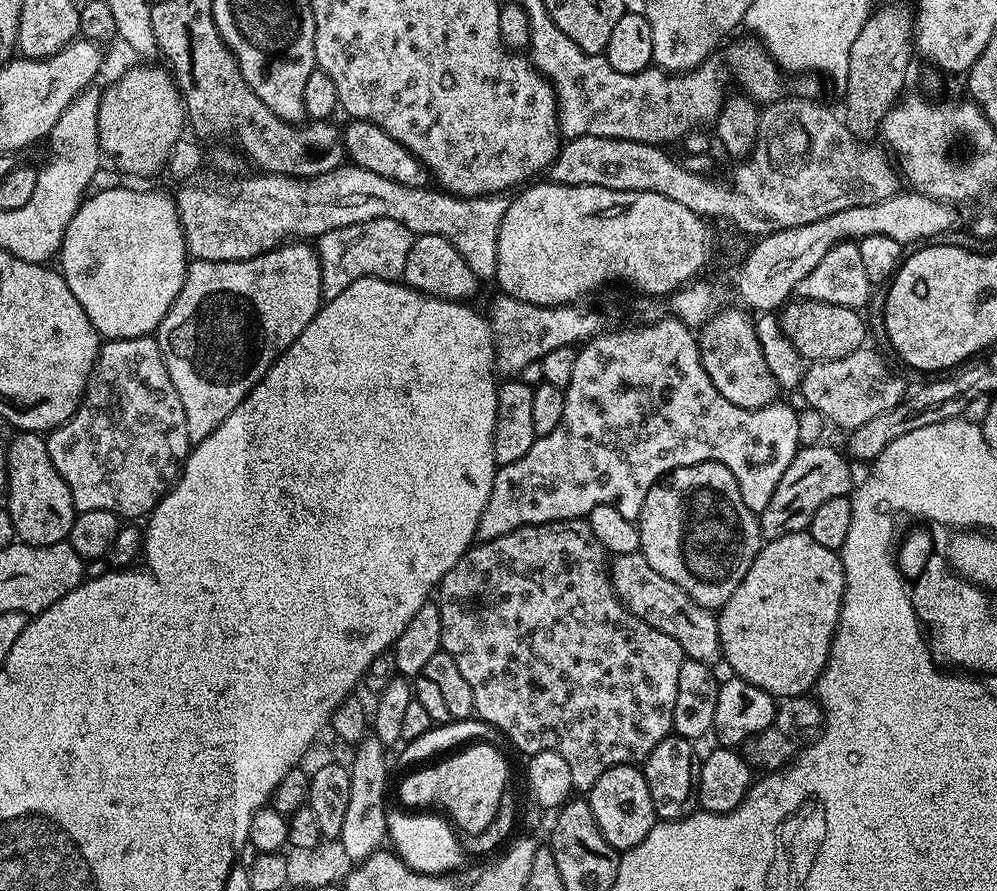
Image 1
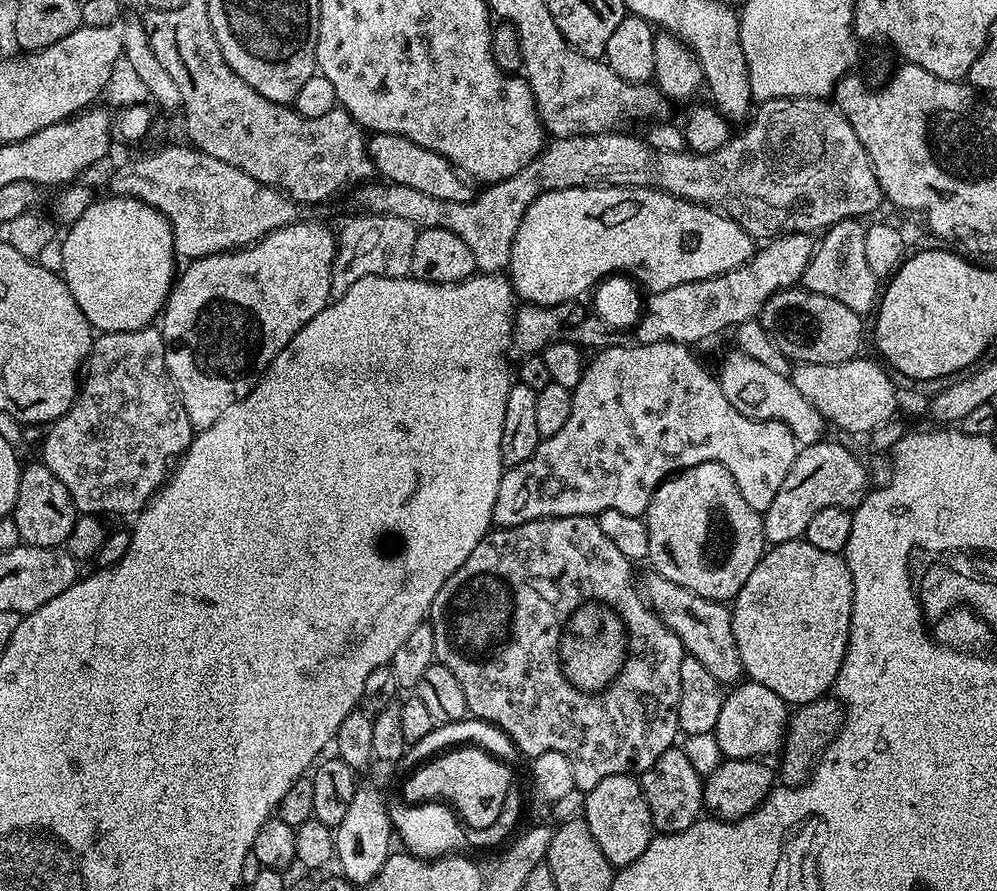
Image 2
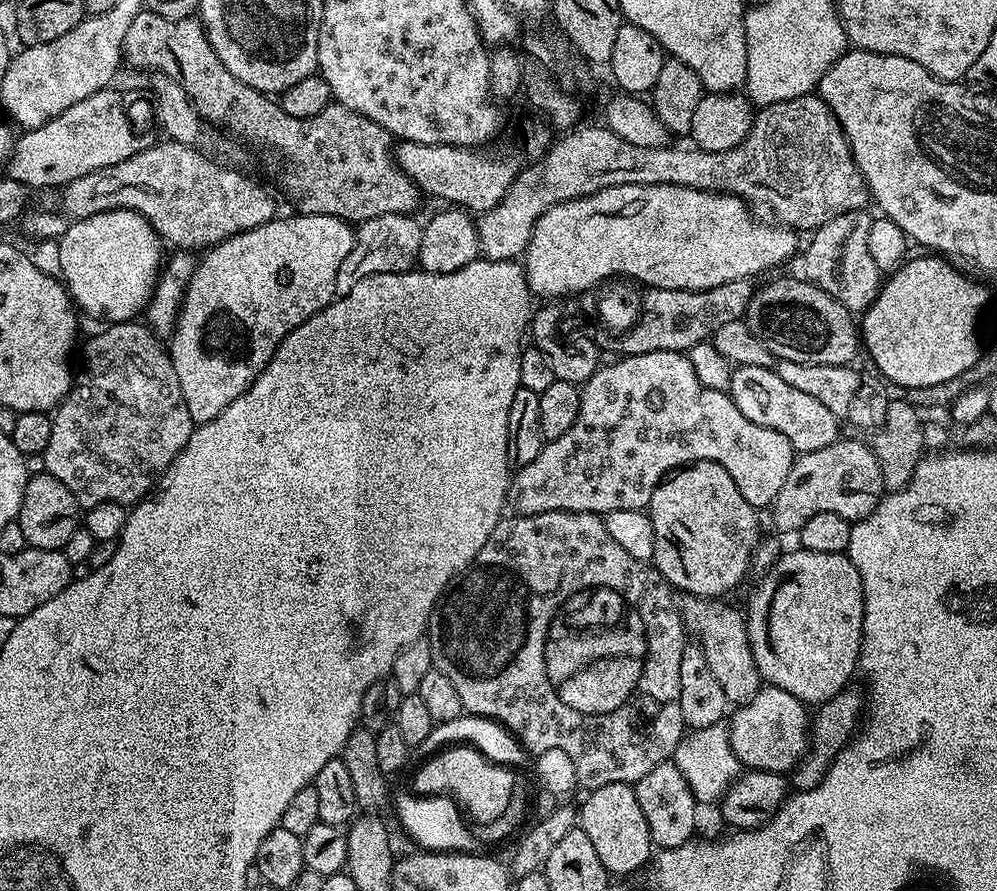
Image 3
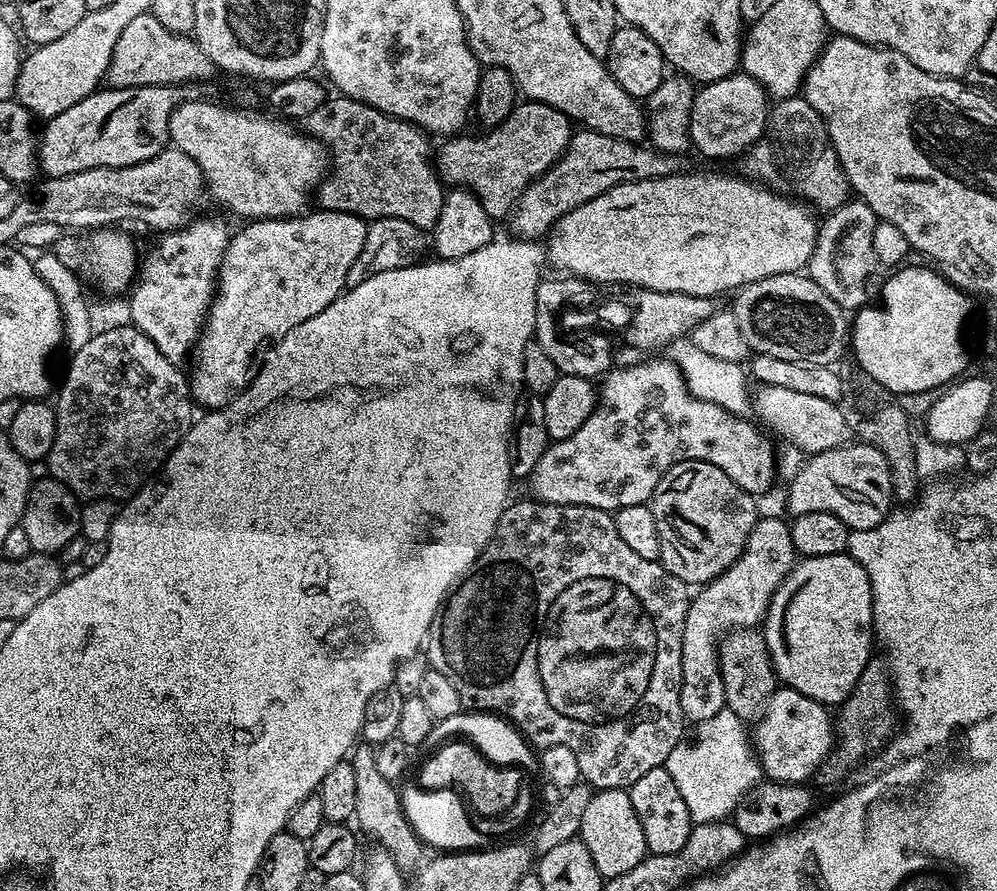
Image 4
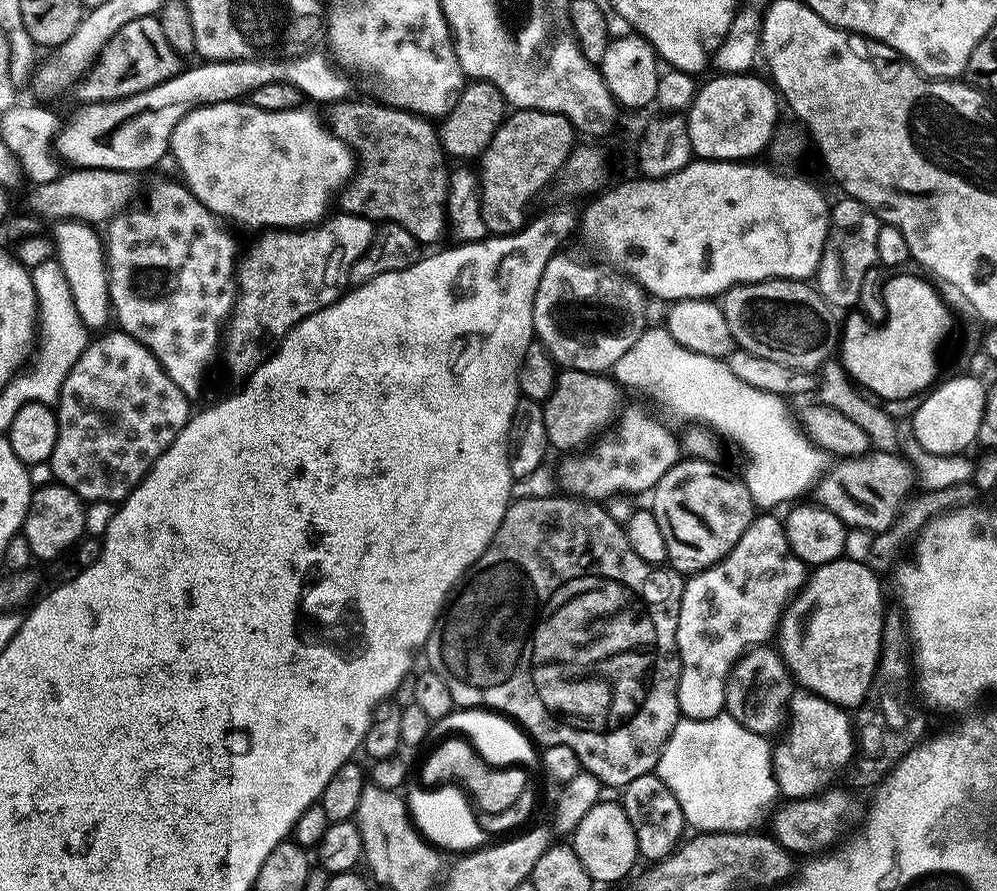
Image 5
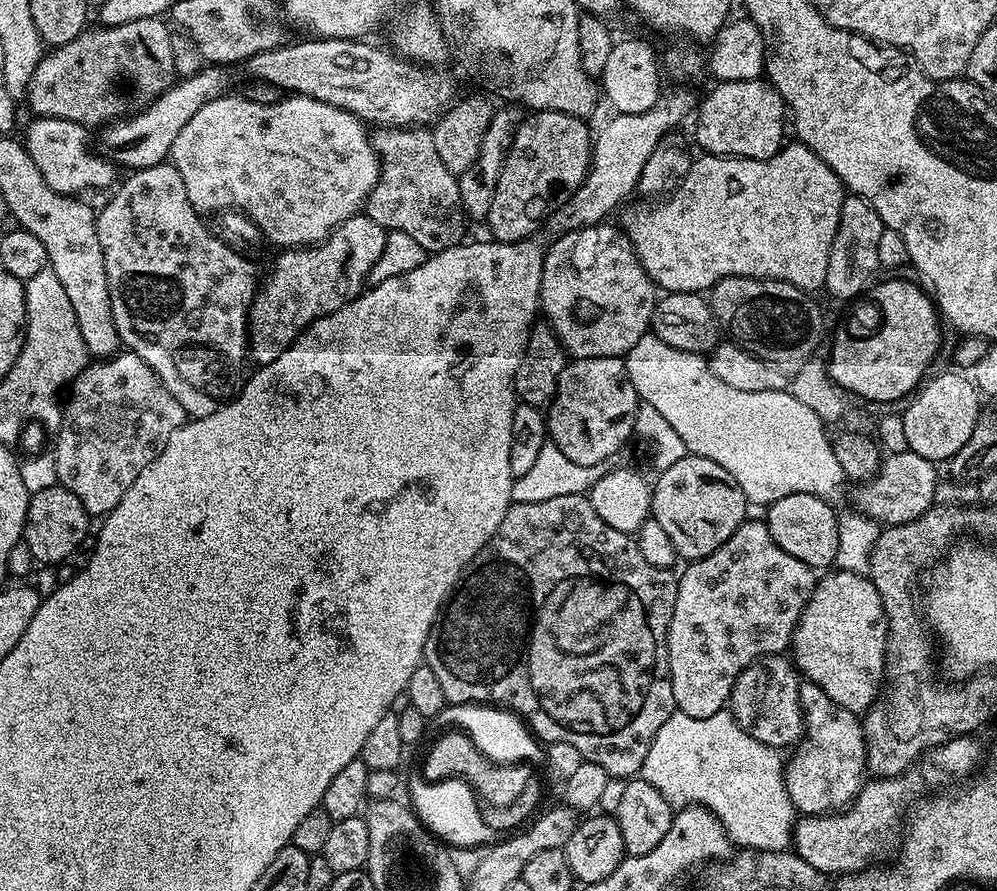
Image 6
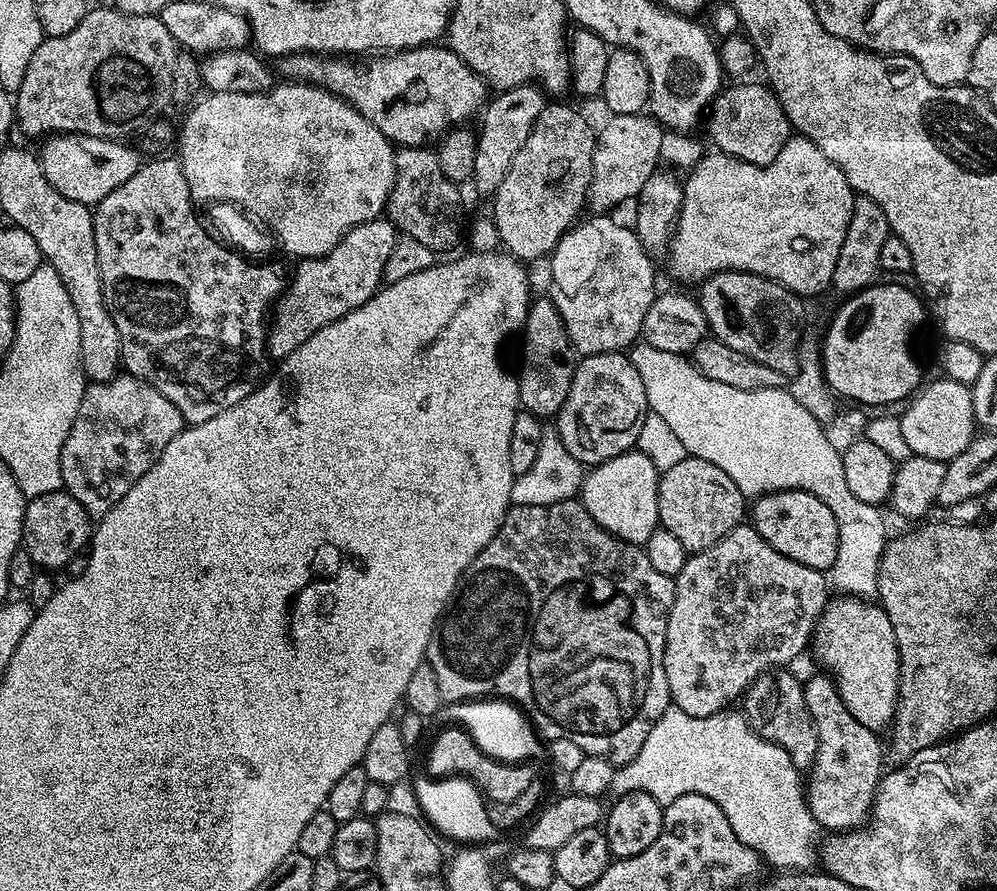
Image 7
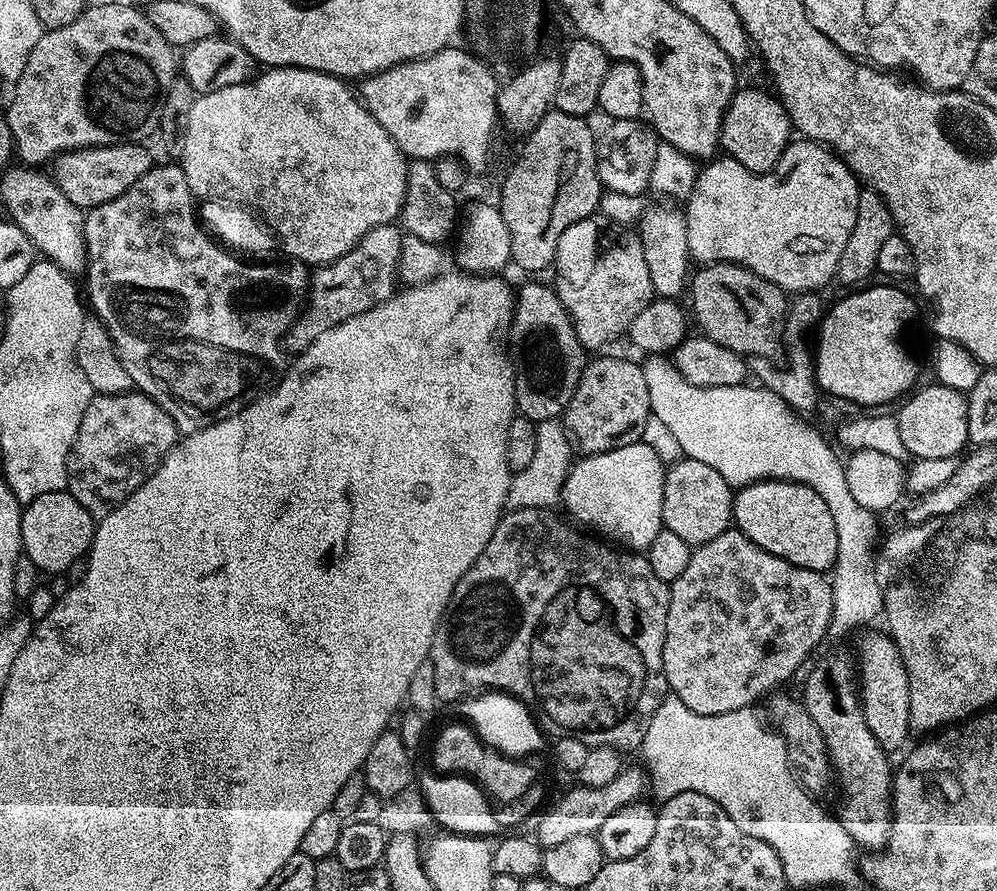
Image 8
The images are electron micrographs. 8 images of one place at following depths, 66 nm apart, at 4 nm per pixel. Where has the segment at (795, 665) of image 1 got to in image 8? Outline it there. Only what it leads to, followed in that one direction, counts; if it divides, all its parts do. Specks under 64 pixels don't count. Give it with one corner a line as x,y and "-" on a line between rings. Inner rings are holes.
868,632
860,640
858,695
864,710
864,721
866,726
870,726
870,734
874,734
885,752
895,754
907,742
910,733
910,686
908,672
896,649
896,643
891,635
881,632

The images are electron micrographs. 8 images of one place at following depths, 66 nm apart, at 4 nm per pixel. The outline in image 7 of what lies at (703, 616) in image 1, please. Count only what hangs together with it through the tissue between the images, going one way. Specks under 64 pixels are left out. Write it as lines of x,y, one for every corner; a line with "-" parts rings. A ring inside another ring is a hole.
769,670
760,675
742,697
742,712
757,735
785,748
796,768
808,770
816,761
820,738
816,735
816,721
806,706
801,677
788,671
792,670

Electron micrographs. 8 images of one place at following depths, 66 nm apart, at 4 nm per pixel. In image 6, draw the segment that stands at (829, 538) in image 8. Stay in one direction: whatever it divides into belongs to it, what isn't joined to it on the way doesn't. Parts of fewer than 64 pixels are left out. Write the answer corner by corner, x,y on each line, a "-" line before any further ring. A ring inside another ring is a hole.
813,493
790,494
789,497
779,498
772,504
767,505
766,523
774,542
786,550
786,554
794,554
798,562
806,562
814,570
828,570
835,565
836,555
838,554
838,512
832,509
833,505
822,497
816,497

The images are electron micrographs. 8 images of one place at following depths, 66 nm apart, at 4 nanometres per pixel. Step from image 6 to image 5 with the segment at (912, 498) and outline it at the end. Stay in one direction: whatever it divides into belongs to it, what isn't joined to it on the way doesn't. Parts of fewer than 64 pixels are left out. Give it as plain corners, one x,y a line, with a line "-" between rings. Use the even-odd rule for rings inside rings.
871,451
865,456
845,457
821,477
814,488
815,503
829,509
849,529
872,534
885,532
895,524
898,513
913,495
917,476
913,466
896,452

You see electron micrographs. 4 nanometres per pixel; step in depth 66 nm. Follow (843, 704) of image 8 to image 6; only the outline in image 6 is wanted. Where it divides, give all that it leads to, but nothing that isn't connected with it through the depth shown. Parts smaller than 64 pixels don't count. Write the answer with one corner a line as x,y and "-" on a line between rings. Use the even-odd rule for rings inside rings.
801,683
800,708
804,711
804,735
784,765
786,790
797,813
835,814
849,807
866,783
868,746
864,743
864,726
857,713
838,706
817,684

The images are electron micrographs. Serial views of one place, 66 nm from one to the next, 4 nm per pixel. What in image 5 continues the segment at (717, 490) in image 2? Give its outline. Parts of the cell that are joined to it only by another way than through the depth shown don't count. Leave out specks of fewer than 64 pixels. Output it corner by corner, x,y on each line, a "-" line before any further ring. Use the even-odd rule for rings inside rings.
681,458
670,470
666,470
666,474
662,474
662,478
650,493
650,510
654,518
658,518
662,538
666,538
667,563
681,574
706,570
726,554
730,554
730,550
734,550
738,538
746,534
758,512
743,479
731,480
730,477
723,476
712,463
708,458

